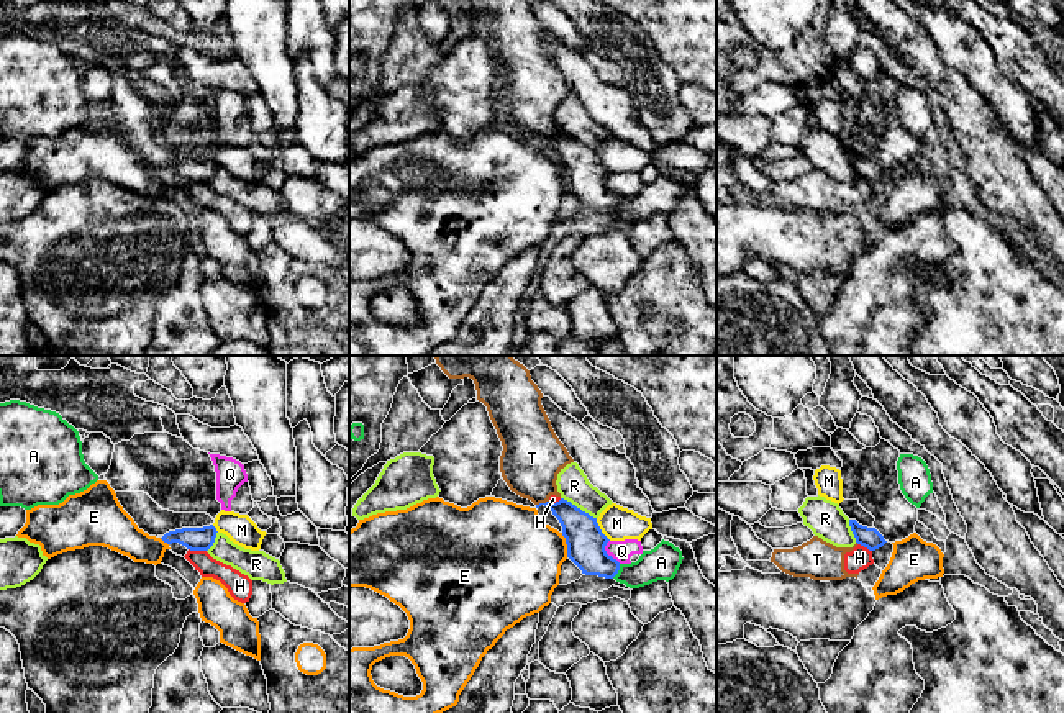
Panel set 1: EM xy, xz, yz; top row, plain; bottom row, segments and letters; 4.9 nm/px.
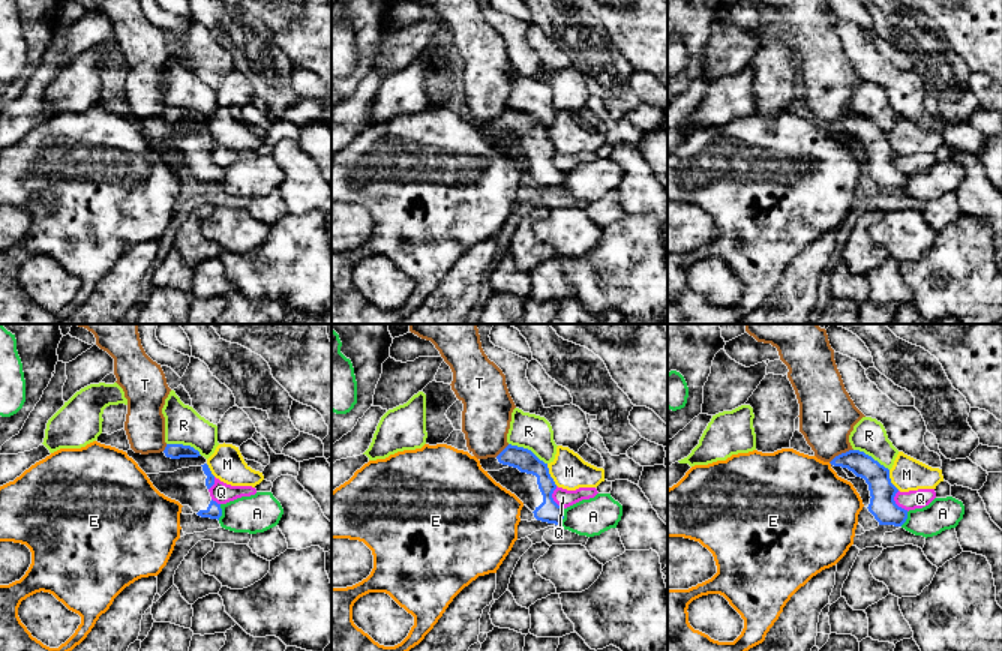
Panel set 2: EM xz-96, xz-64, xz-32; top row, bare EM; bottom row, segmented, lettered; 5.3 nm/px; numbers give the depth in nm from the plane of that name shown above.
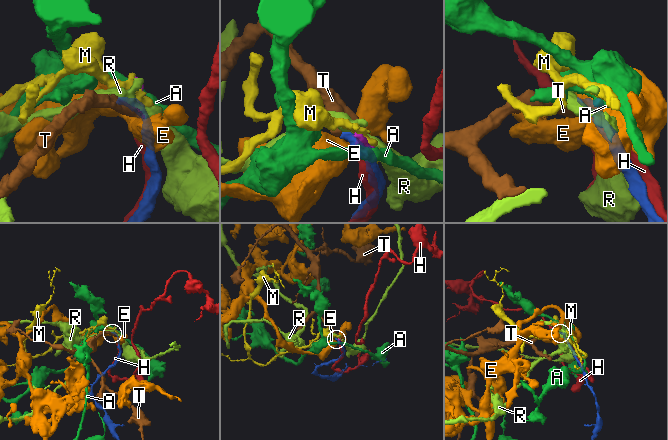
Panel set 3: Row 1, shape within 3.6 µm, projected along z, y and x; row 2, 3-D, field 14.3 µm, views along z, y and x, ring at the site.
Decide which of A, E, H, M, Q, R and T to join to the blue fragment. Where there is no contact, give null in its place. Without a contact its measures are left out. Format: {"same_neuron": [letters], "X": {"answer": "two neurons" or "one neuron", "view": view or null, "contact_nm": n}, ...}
{"same_neuron": [], "A": {"answer": "two neurons", "view": "xz", "contact_nm": 80}, "E": {"answer": "two neurons", "view": "xz", "contact_nm": 120}, "H": {"answer": "two neurons", "view": "xy", "contact_nm": 90}, "M": {"answer": "two neurons", "view": "xz", "contact_nm": 130}, "Q": {"answer": "two neurons", "view": "xz", "contact_nm": 130}, "R": {"answer": "two neurons", "view": "xz", "contact_nm": 200}, "T": {"answer": "two neurons", "view": "xz", "contact_nm": 70}}

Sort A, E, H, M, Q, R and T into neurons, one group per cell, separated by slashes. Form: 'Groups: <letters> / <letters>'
Groups: A / E / H T / M / Q / R

